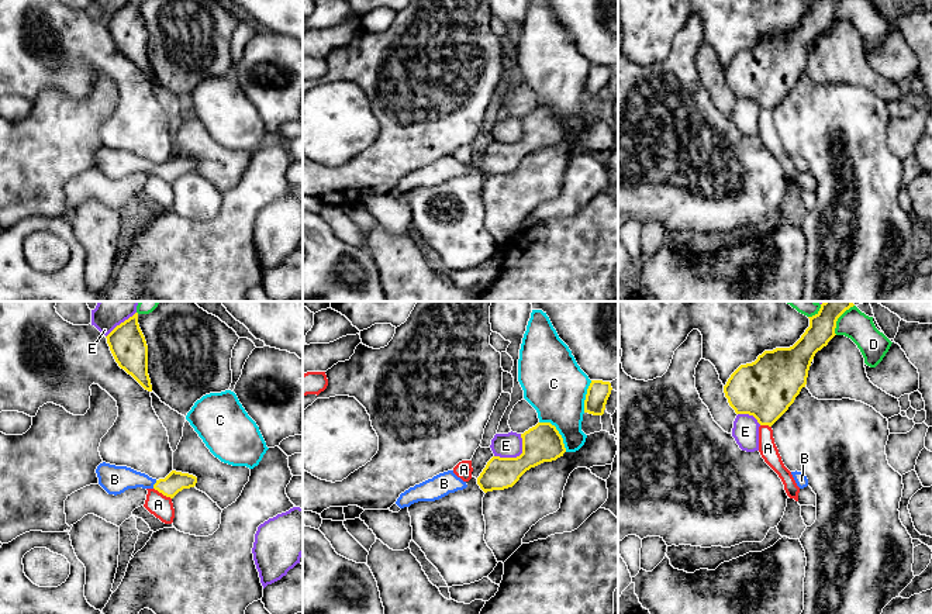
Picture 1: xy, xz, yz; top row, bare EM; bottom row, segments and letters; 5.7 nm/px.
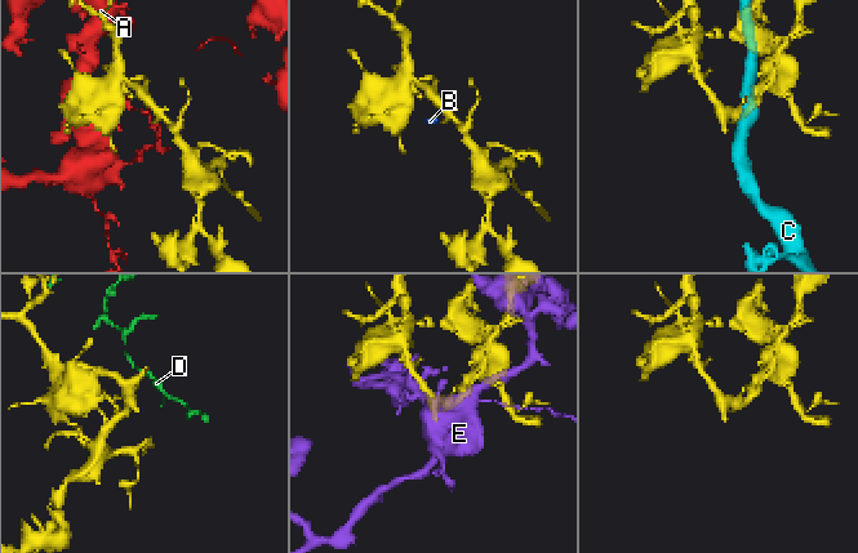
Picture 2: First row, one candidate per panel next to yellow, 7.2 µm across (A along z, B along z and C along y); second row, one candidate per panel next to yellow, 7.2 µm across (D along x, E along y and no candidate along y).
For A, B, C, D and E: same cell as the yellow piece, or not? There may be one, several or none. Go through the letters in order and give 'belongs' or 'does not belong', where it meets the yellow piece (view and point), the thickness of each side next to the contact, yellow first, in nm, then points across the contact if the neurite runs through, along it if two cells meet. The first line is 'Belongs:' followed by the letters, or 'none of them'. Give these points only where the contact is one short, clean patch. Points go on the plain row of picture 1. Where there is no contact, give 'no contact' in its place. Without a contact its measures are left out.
Belongs: B
A: does not belong; meets yellow in xy at (162, 178); 120 nm thick on the yellow side, 130 nm on the other
B: belongs; meets yellow in xy at (154, 169); 120 nm thick on the yellow side, 160 nm on the other; runs through xy (175, 166), (171, 169), (154, 169), (138, 164), (114, 164)
C: does not belong; meets yellow in xz at (558, 116); 220 nm thick on the yellow side, 340 nm on the other
D: does not belong; meets yellow in yz at (835, 10); 150 nm thick on the yellow side, 160 nm on the other; border along yz (841, 0), (835, 9), (835, 19)
E: does not belong; meets yellow in xz at (517, 141); 220 nm thick on the yellow side, 140 nm on the other

